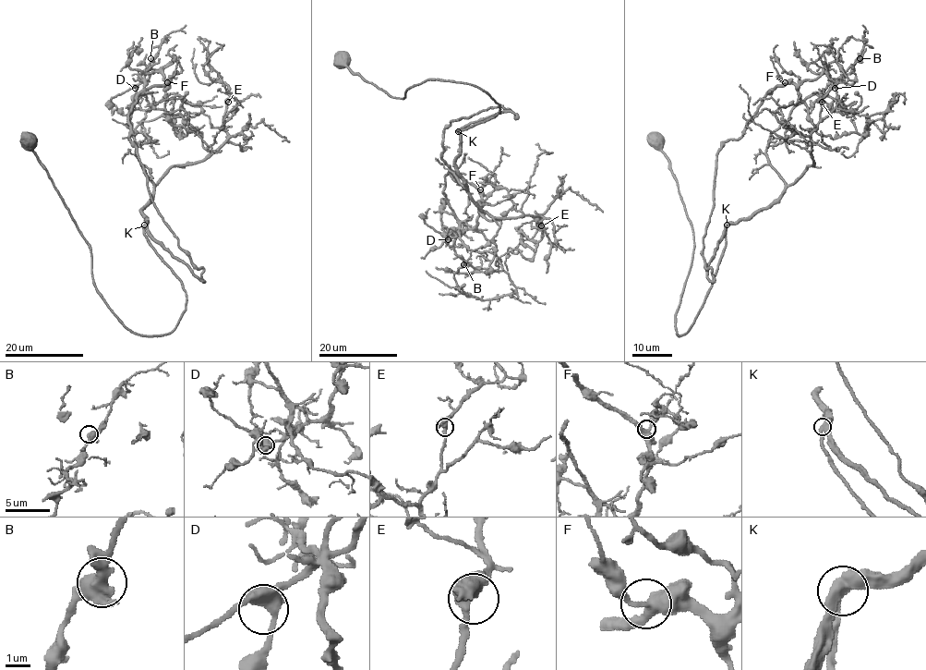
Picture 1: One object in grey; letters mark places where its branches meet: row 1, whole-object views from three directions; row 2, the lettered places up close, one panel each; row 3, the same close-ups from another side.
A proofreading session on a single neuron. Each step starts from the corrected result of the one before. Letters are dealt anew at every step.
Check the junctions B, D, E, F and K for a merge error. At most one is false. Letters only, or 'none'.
none

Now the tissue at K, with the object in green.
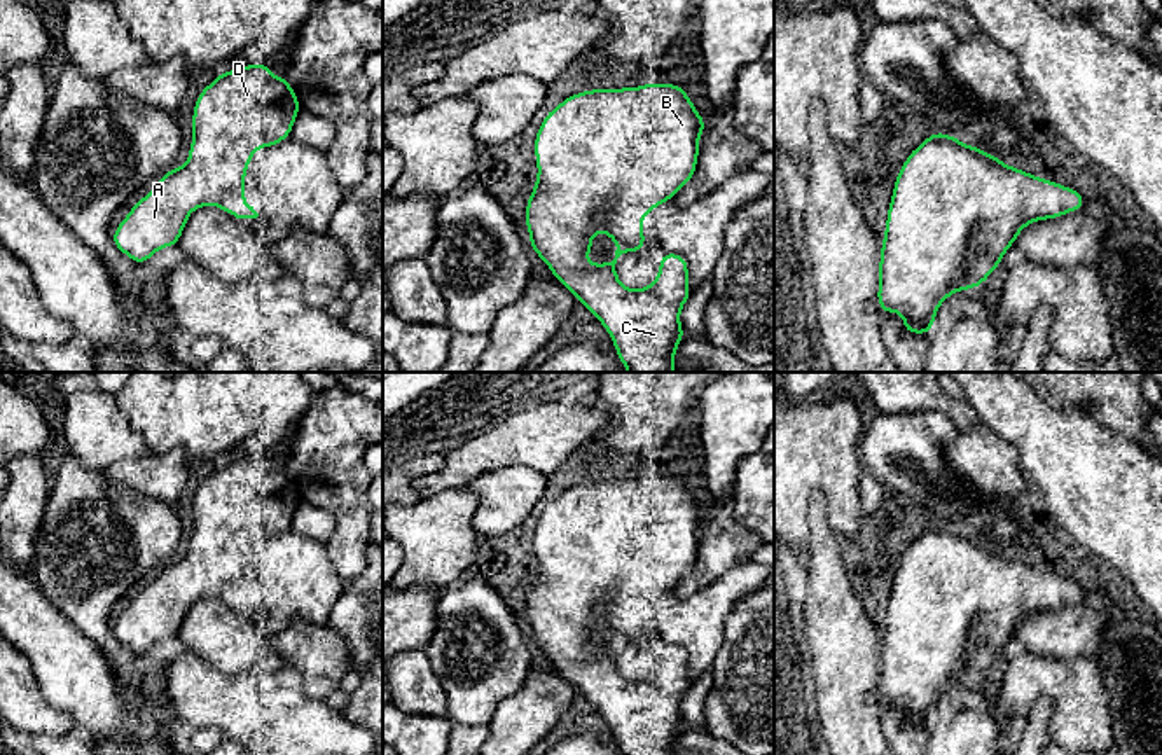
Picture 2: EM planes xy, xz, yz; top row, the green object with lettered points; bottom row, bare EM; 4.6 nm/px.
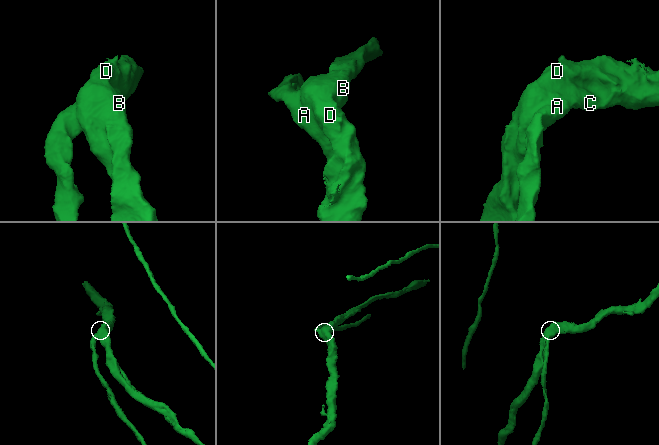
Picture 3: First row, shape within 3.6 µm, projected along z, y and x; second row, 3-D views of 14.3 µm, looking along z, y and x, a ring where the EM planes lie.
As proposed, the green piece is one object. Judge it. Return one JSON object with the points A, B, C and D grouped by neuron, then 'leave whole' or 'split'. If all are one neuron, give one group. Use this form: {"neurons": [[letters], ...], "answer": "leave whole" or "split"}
{"neurons": [["A", "B", "C", "D"]], "answer": "leave whole"}

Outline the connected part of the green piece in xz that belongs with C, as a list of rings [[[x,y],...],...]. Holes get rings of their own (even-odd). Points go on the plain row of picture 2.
[[[648,474],[571,486],[543,509],[535,526],[538,566],[524,605],[529,636],[575,692],[599,711],[622,755],[674,755],[676,739],[687,727],[680,715],[681,699],[692,687],[687,650],[664,643],[657,669],[638,682],[620,675],[615,655],[622,645],[645,641],[643,608],[674,591],[694,570],[706,514],[681,475]],[[594,624],[606,624],[615,633],[612,654],[585,654]]]

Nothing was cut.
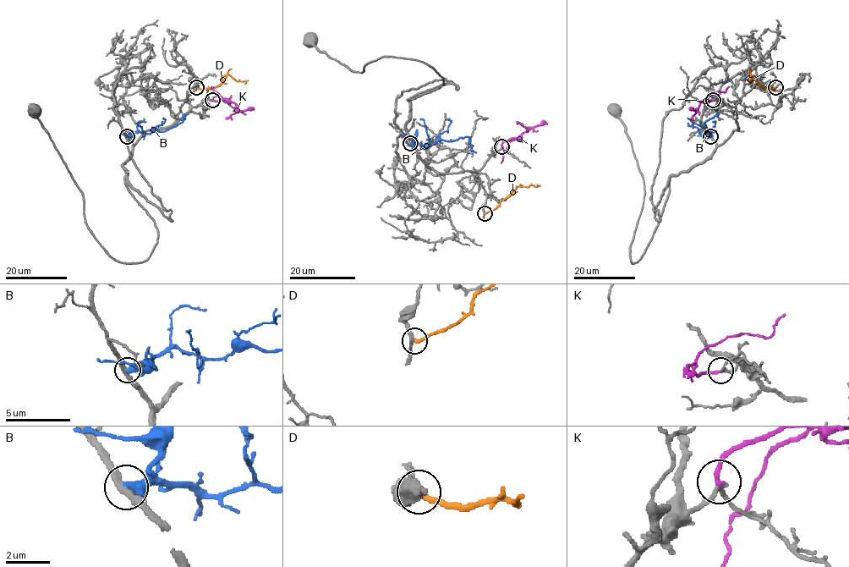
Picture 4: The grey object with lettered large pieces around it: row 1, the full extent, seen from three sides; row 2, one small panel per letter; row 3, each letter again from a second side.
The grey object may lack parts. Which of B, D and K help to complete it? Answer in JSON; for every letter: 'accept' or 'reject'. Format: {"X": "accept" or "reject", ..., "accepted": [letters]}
{"B": "reject", "D": "reject", "K": "accept", "accepted": ["K"]}

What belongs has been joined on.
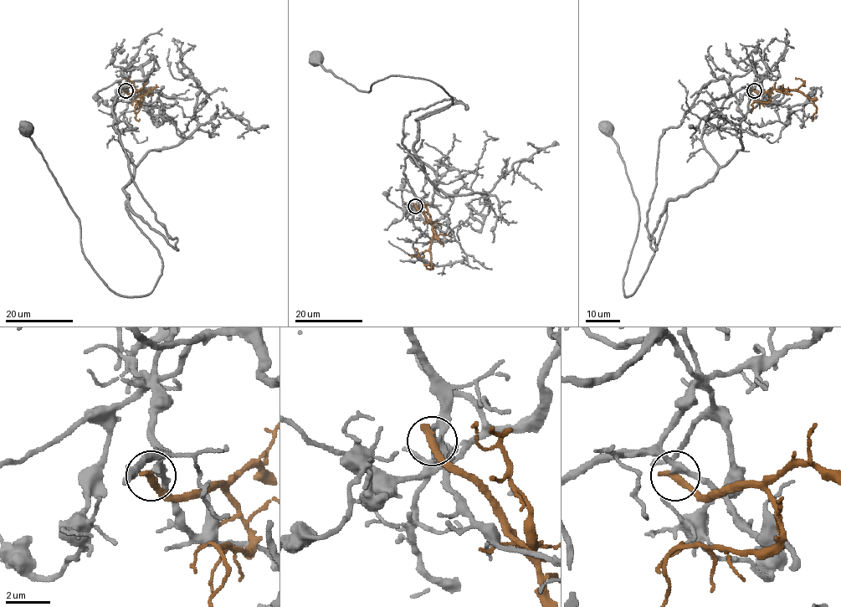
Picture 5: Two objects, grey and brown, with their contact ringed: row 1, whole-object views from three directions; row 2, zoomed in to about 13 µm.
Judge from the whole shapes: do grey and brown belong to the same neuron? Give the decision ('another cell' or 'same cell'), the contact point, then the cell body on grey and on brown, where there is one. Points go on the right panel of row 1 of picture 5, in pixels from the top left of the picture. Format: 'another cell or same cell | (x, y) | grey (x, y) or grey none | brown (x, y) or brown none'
another cell | (754, 90) | grey (607, 129) | brown none

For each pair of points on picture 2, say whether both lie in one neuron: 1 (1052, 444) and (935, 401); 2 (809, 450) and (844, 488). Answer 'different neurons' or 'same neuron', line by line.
1: different neurons
2: same neuron

